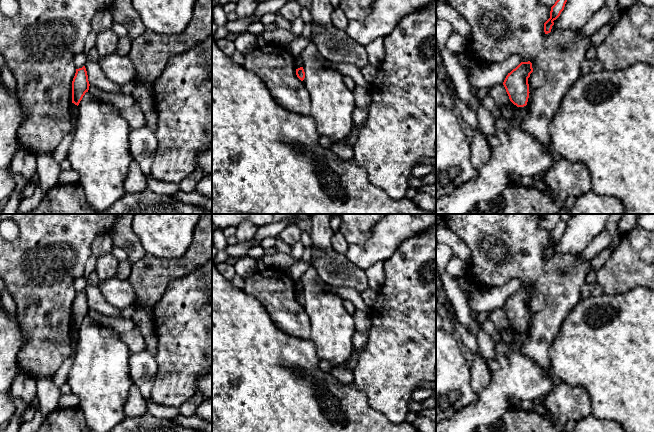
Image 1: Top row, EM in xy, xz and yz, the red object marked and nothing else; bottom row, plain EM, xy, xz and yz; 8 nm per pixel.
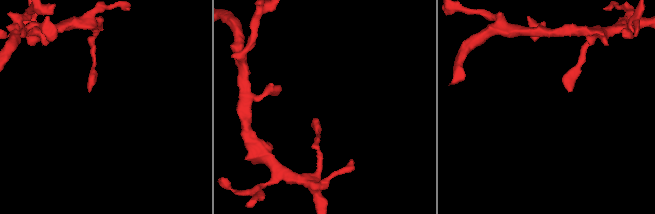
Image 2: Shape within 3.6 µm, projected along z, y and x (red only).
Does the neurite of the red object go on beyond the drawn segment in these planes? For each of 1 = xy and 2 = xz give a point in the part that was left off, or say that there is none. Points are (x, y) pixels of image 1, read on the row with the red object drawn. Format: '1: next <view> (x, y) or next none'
1: next none
2: next none

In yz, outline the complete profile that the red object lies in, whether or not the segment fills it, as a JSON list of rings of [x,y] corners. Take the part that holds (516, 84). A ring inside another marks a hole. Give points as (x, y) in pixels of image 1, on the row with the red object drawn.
[[[521,62],[506,76],[503,85],[509,96],[510,101],[517,107],[527,105],[529,98],[528,78],[533,72],[532,63]]]

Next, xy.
[[[85,66],[76,69],[72,81],[72,103],[78,106],[85,93],[88,92],[89,86],[90,84]]]

